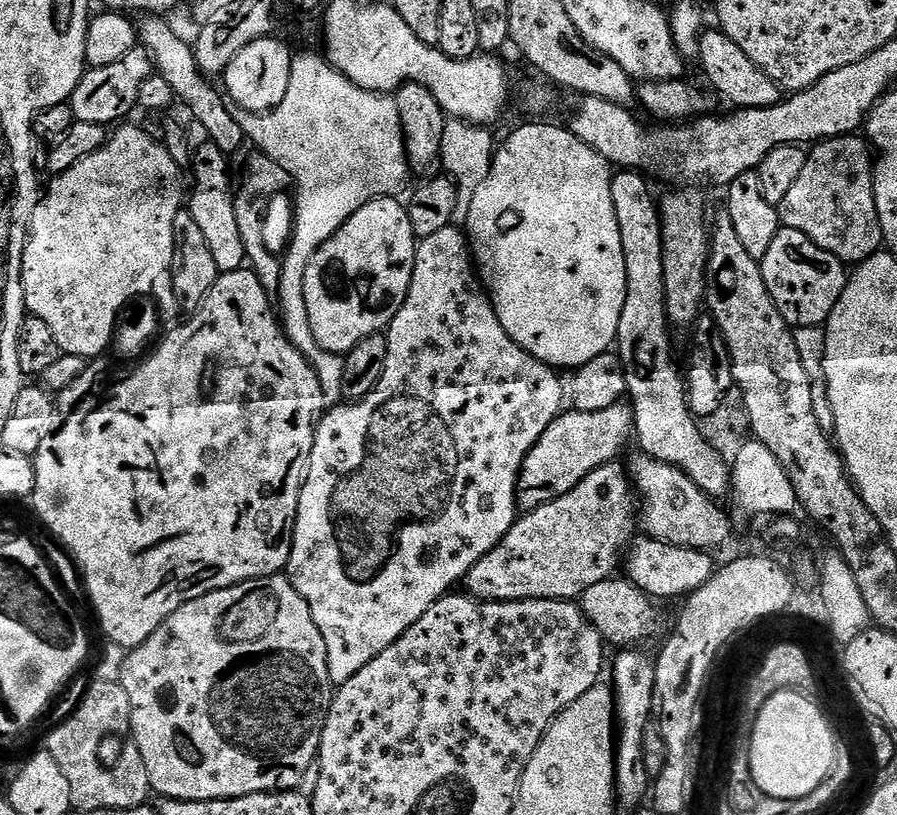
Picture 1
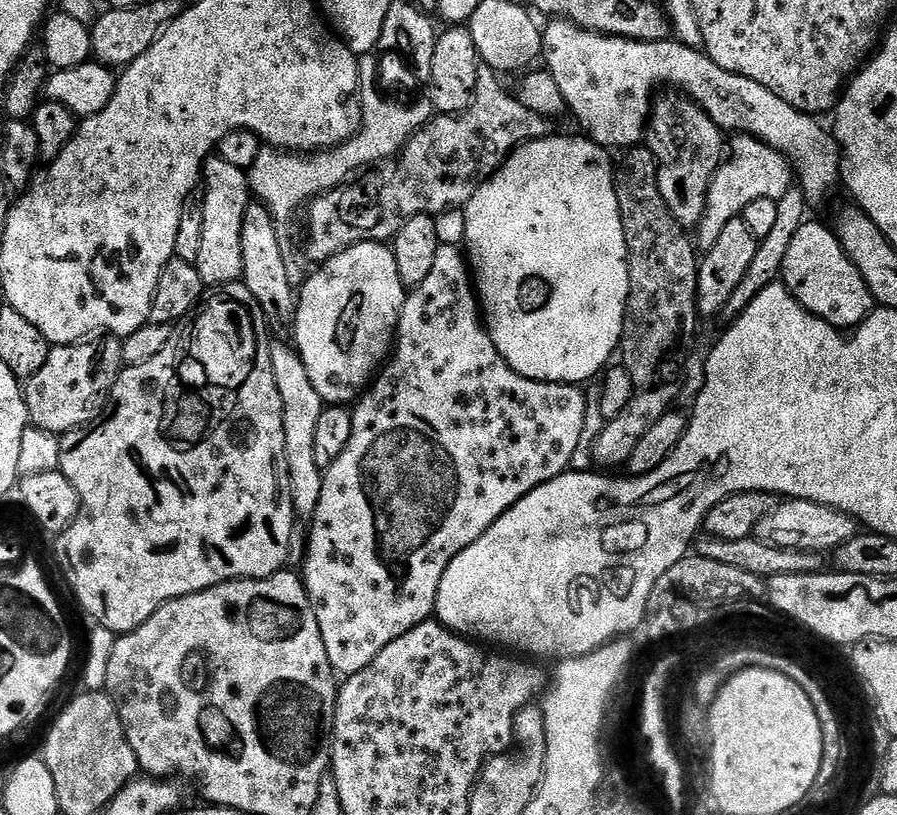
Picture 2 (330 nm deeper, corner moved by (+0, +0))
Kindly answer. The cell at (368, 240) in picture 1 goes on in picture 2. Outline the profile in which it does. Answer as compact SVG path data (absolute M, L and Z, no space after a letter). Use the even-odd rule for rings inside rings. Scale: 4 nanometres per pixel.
M362 240L359 244L351 244L349 248L342 248L339 252L335 252L329 260L325 260L323 264L319 265L315 271L316 273L305 282L304 289L299 289L298 292L296 319L294 321L294 329L296 328L294 347L306 366L306 372L310 374L310 382L314 382L314 390L318 390L325 405L348 406L369 387L370 381L377 375L378 369L389 359L390 353L393 351L396 328L400 324L406 289L402 278L398 278L398 262L394 258L391 247L379 240Z

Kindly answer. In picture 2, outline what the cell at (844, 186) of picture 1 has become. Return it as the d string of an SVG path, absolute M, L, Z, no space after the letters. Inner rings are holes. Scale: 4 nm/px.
M736 134L727 141L726 155L720 161L720 169L708 187L706 204L700 223L694 229L694 244L701 253L710 250L714 242L718 242L718 234L726 222L737 219L750 206L750 202L758 202L758 198L770 198L777 201L786 194L786 190L794 187L794 169L782 153L774 150L753 136Z

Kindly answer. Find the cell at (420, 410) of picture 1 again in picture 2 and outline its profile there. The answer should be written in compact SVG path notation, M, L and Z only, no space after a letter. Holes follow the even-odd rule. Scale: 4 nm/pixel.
M441 244L426 282L405 295L400 324L396 328L394 351L355 405L352 414L354 434L350 434L350 446L346 446L346 450L342 450L342 458L334 461L324 472L322 498L318 498L318 510L314 510L310 517L309 524L312 525L306 528L307 552L302 563L302 579L318 618L318 630L322 630L326 658L330 658L333 672L347 678L358 674L358 670L366 670L366 666L370 666L370 662L374 662L374 658L378 658L378 654L382 654L382 650L386 650L394 638L402 638L402 634L435 613L438 586L442 582L442 574L446 574L446 566L450 566L450 562L454 562L454 558L458 558L466 546L478 542L478 538L482 538L482 534L486 534L486 530L490 530L490 526L494 526L494 522L523 496L530 494L540 484L569 471L572 455L582 438L586 408L585 393L577 385L531 380L515 372L504 361L484 326L465 253L455 244Z

